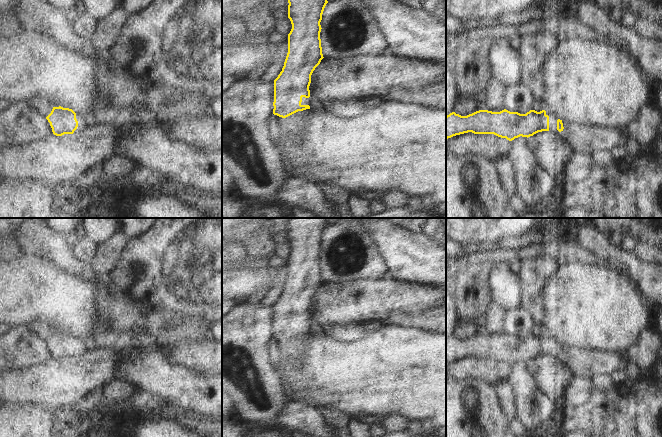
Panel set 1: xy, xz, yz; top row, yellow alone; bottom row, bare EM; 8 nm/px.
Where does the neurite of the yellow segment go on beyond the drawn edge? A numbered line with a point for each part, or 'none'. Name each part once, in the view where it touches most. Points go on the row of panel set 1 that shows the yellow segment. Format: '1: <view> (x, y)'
1: xz (294, 123)

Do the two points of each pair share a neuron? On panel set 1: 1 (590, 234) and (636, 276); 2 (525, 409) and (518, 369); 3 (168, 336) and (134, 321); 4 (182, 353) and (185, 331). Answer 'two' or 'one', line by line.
1: one
2: one
3: one
4: two

